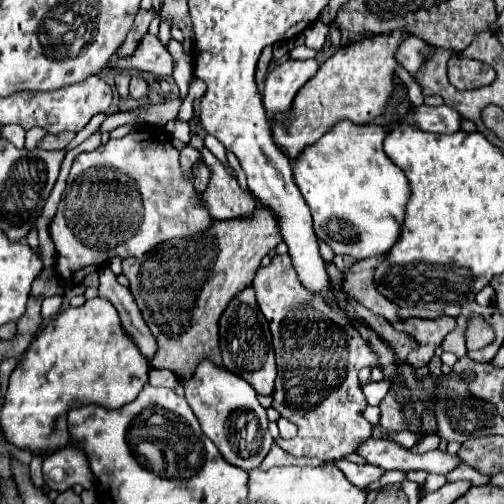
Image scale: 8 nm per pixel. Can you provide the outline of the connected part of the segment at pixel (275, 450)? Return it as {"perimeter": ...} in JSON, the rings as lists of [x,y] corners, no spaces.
{"perimeter":[[[272,446],[272,450],[268,452],[268,456],[262,460],[262,464],[258,466],[260,470],[268,470],[272,466],[292,466],[292,464],[302,464],[302,466],[316,466],[316,464],[322,464],[322,460],[318,458],[296,458],[292,454],[288,454],[286,450],[282,450],[280,446]]]}

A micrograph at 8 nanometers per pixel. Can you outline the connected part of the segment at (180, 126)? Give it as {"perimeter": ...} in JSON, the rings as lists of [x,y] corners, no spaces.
{"perimeter":[[[168,122],[164,126],[164,130],[172,136],[172,138],[178,138],[182,142],[190,142],[190,124],[188,122]]]}

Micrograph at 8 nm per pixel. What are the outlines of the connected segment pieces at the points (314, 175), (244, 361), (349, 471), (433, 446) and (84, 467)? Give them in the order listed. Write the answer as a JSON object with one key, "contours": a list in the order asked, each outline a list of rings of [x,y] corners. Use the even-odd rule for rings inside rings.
{"contours":[[[[340,122],[328,130],[316,144],[308,146],[294,162],[294,178],[308,202],[314,218],[314,232],[326,240],[336,254],[346,254],[356,260],[386,254],[402,236],[406,204],[410,200],[410,184],[406,174],[384,154],[382,142],[388,136],[384,126]]],[[[252,286],[238,294],[220,318],[220,350],[222,350],[222,364],[226,370],[238,374],[240,378],[248,380],[258,394],[272,394],[274,380],[276,380],[276,360],[272,350],[272,334],[264,314],[260,312]]],[[[338,460],[336,464],[340,464],[340,470],[344,470],[346,478],[352,480],[352,484],[354,486],[360,486],[360,488],[366,488],[374,480],[380,480],[384,476],[384,472],[386,472],[380,466],[372,466],[372,464],[352,464],[348,460]]],[[[427,434],[423,436],[419,443],[416,443],[410,451],[413,453],[423,454],[432,450],[436,450],[440,444],[440,437],[438,434]]],[[[60,448],[44,458],[42,464],[44,482],[58,492],[80,484],[82,488],[94,488],[94,476],[88,468],[86,456],[76,448]]]]}

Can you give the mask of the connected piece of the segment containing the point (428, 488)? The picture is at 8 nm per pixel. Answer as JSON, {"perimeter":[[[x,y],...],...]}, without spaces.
{"perimeter":[[[429,474],[424,483],[424,492],[425,493],[434,492],[441,488],[446,483],[447,479],[444,475]]]}

